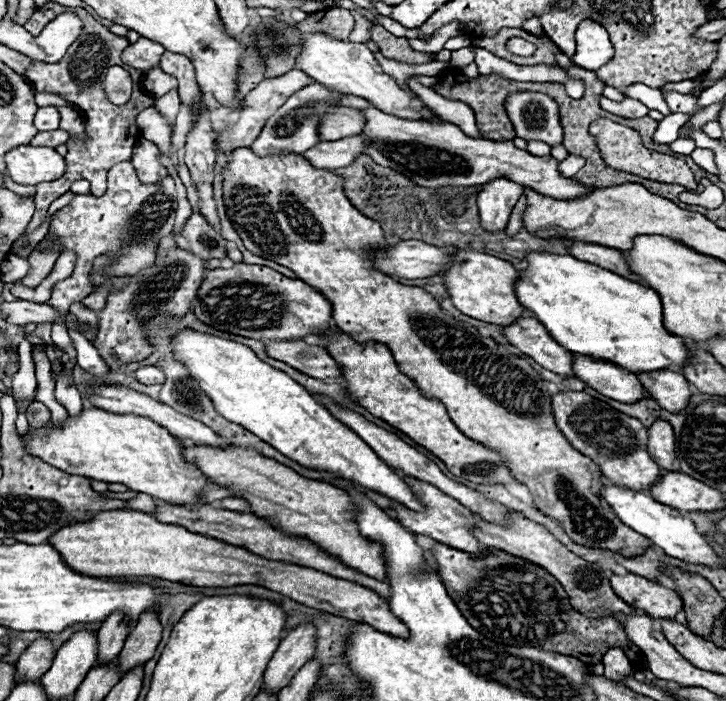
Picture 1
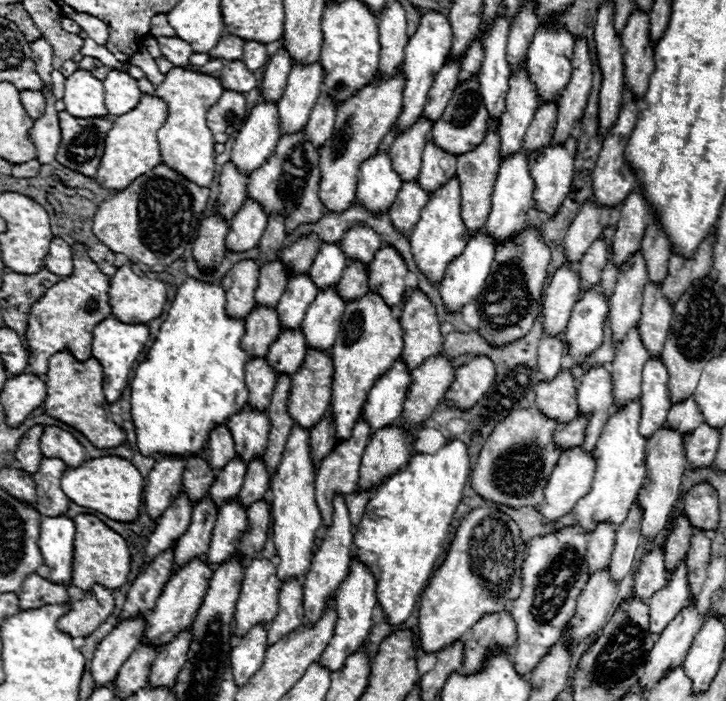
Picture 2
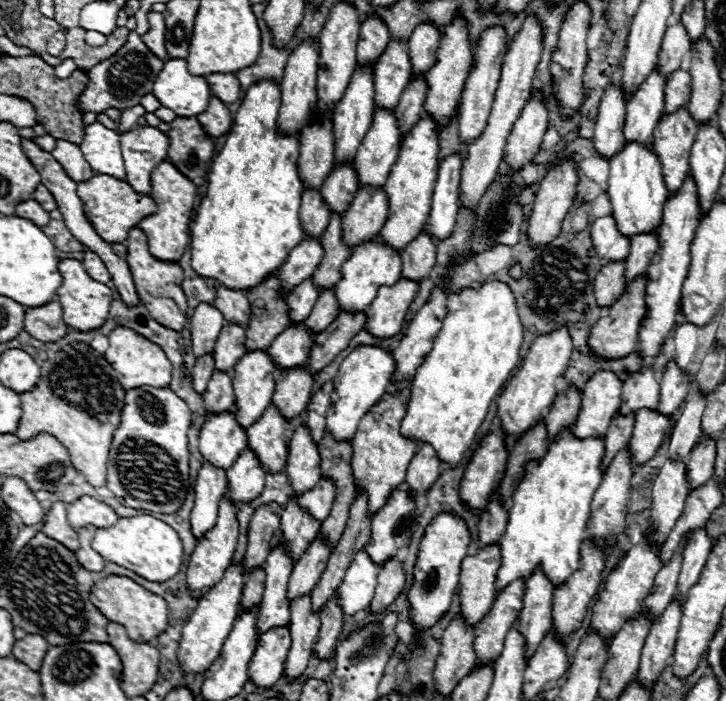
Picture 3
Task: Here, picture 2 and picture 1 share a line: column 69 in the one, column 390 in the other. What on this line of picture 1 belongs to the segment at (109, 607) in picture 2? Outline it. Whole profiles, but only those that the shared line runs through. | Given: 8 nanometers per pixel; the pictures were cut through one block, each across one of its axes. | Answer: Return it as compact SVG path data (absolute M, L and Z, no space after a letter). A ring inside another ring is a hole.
M138 494L138 498L132 498L128 502L130 502L130 510L108 510L106 514L96 514L90 522L76 522L74 526L62 528L48 542L54 542L54 546L58 546L58 552L66 558L66 562L70 562L70 566L74 566L74 570L86 570L86 574L154 576L154 578L164 578L164 580L180 582L180 584L188 584L188 586L210 586L210 588L212 586L226 588L226 586L238 586L238 584L256 584L256 586L264 586L274 592L280 592L310 608L324 610L324 612L342 616L346 620L366 622L366 624L374 626L376 630L394 634L398 638L406 636L406 626L402 622L398 622L398 618L394 618L394 614L390 614L390 604L384 598L380 598L376 592L372 592L356 582L338 580L338 578L318 572L314 568L306 568L306 566L298 566L298 564L290 564L290 562L282 562L282 560L266 560L258 554L248 552L246 548L232 546L222 540L190 532L184 526L176 526L176 524L170 526L170 524L158 522L156 516L152 516L156 512L156 506L154 506L156 500L150 498L148 494Z

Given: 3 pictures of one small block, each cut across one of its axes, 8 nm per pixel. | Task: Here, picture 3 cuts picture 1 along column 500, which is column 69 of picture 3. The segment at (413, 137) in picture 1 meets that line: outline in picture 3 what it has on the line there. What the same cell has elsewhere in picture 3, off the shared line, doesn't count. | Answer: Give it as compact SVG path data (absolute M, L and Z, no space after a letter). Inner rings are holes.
M56 140L56 148L52 150L52 154L75 182L86 182L96 174L84 160L79 145L72 144L68 140Z

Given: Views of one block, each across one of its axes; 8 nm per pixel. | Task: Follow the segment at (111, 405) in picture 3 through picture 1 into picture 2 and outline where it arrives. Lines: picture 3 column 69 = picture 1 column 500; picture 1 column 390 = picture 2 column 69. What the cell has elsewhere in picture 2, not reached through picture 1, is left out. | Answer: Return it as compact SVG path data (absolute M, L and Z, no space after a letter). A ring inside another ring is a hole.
M72 246L74 250L74 274L70 278L64 278L58 282L58 286L52 286L46 292L46 298L42 302L34 304L34 310L30 310L28 328L26 328L26 344L28 344L28 364L32 368L32 374L40 376L48 370L48 358L68 350L74 358L80 362L92 358L92 332L94 326L108 316L112 316L110 298L108 294L110 280L100 272L98 264L92 262L86 254L84 246Z

